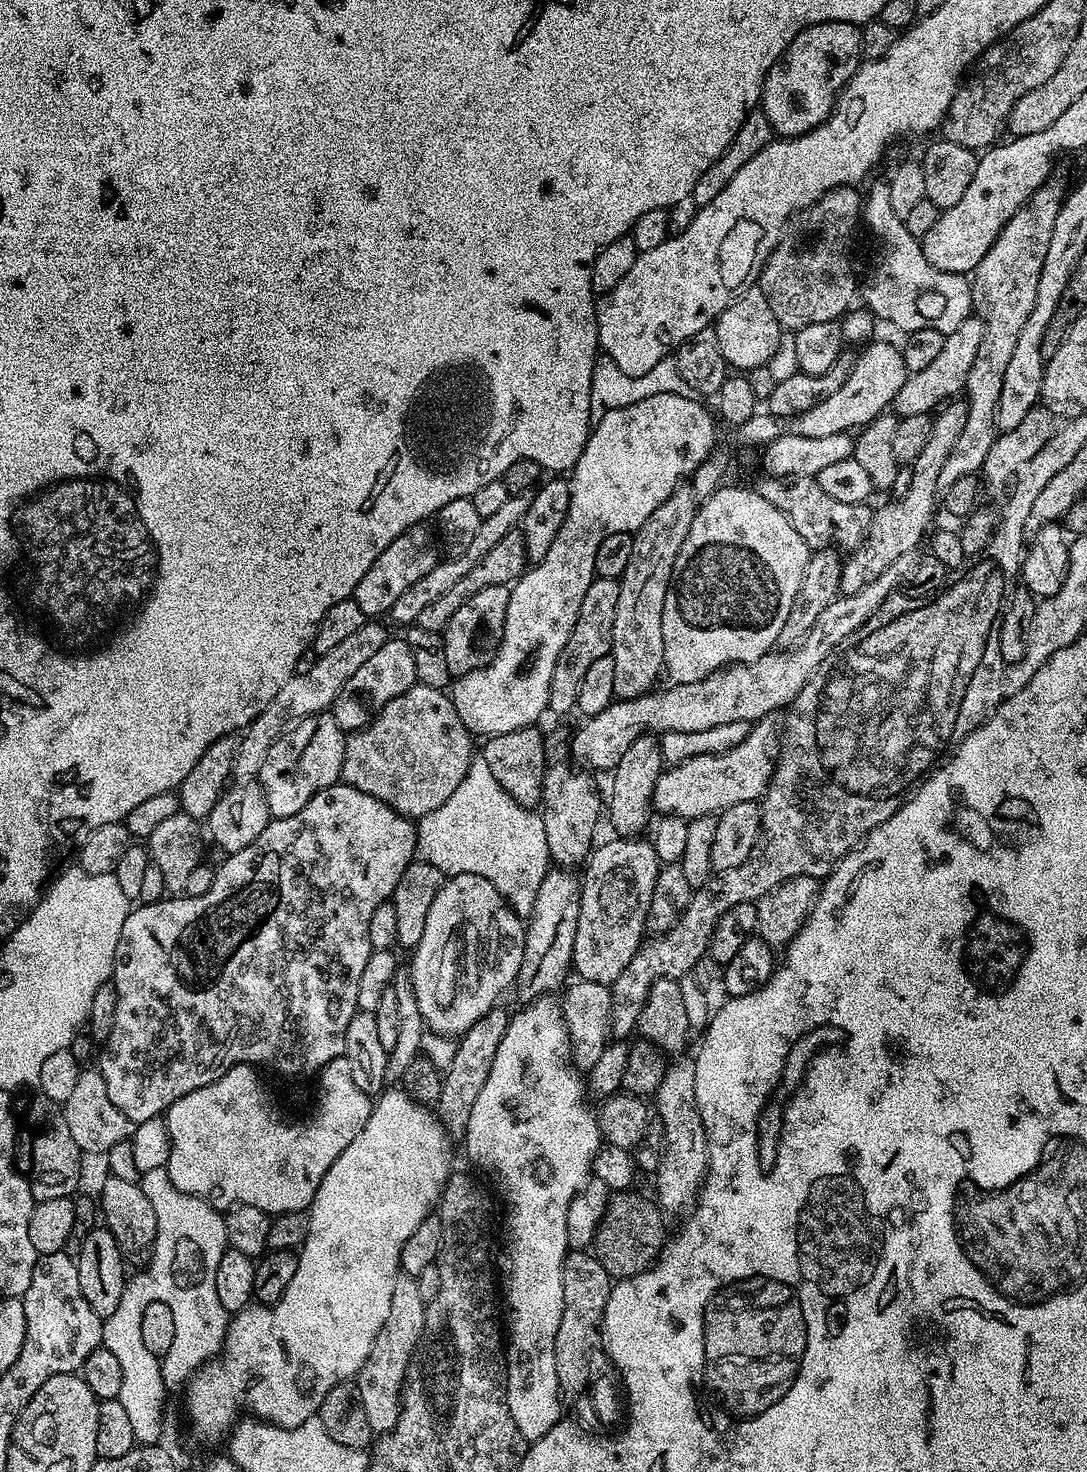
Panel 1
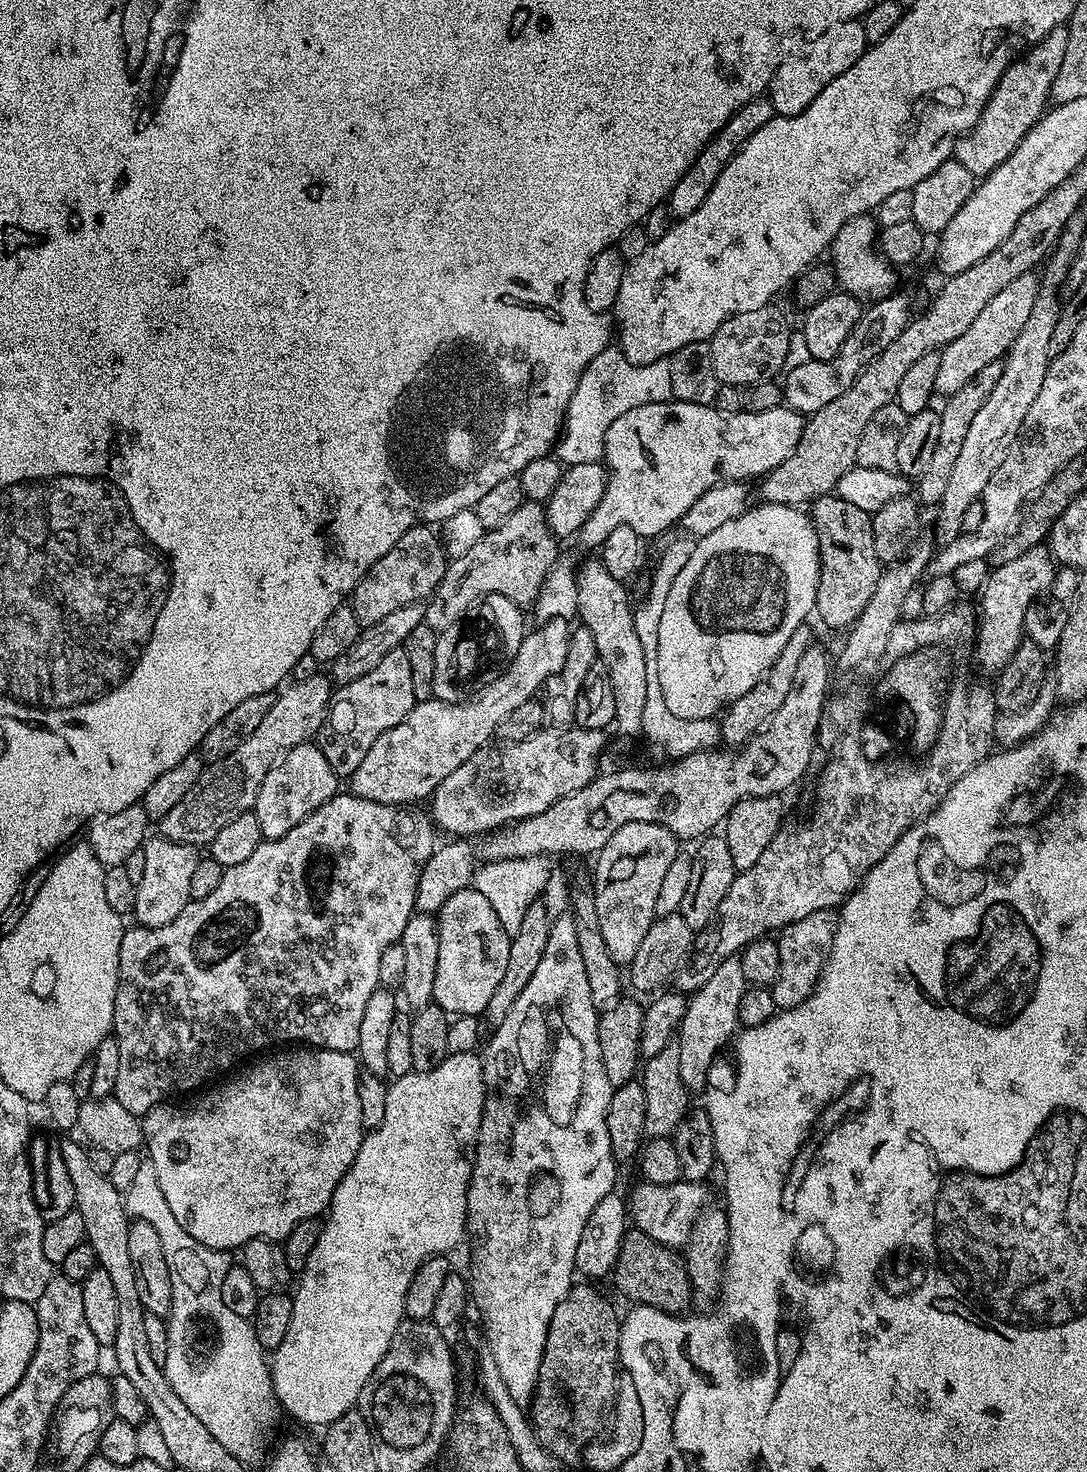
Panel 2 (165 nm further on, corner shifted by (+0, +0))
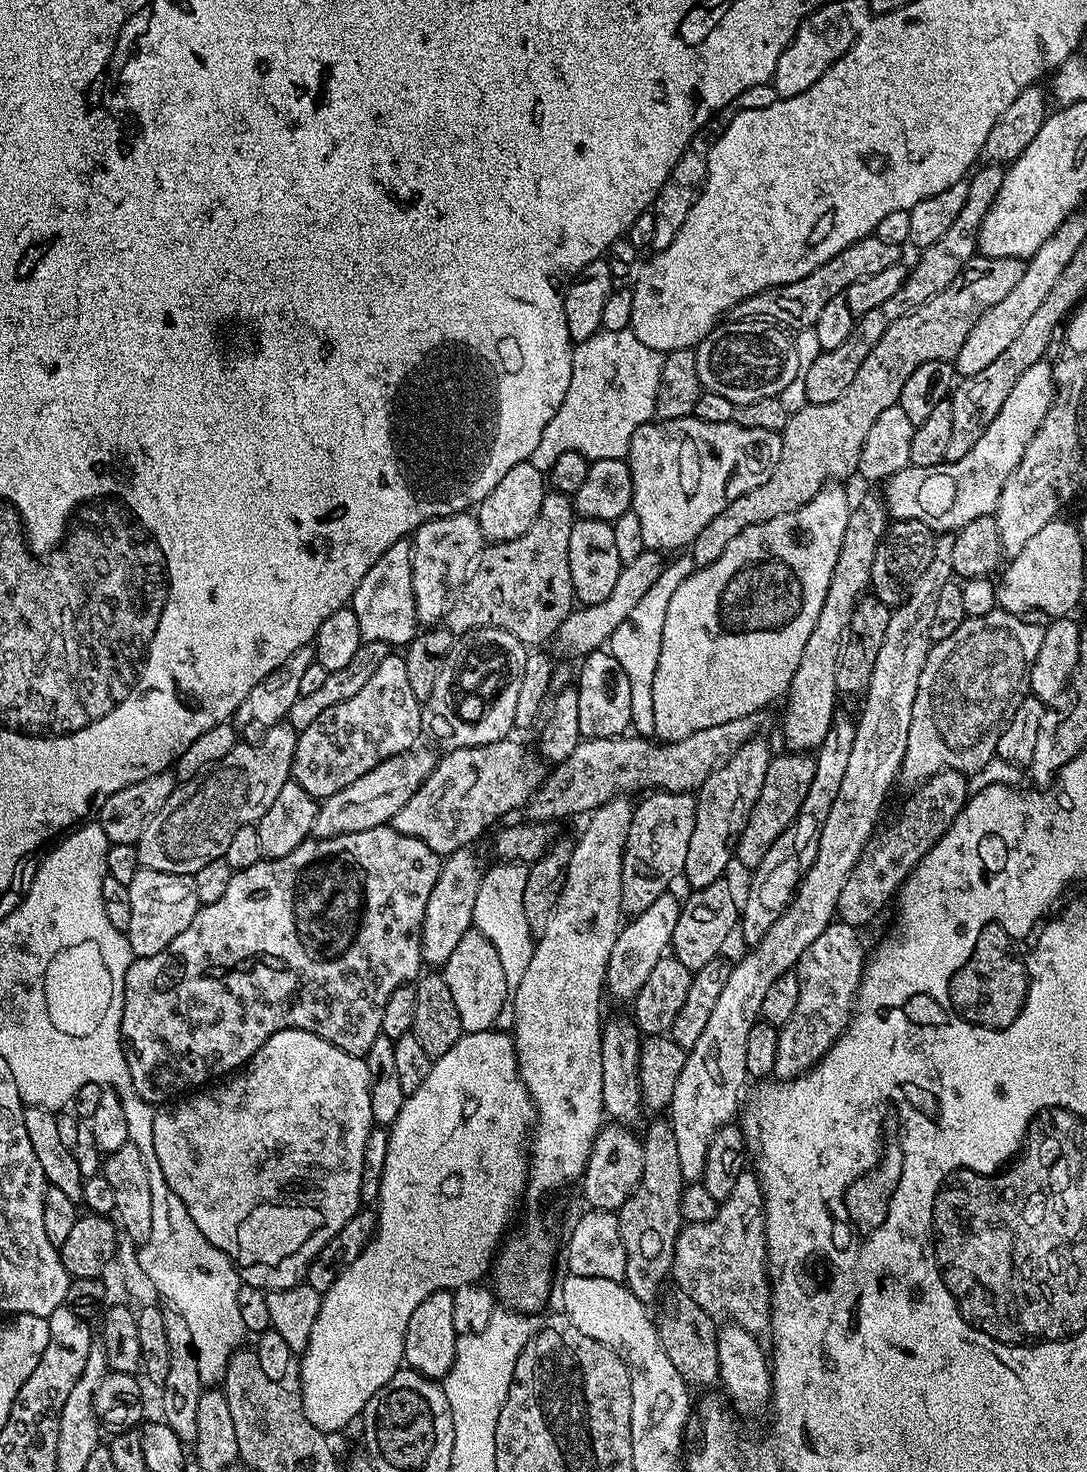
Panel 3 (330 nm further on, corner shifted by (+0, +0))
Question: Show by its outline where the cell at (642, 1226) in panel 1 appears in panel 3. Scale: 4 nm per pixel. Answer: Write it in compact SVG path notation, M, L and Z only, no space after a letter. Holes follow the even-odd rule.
M673 1287L671 1291L665 1291L659 1297L660 1313L655 1313L654 1316L662 1350L666 1350L666 1358L674 1362L678 1374L682 1374L682 1378L689 1386L712 1383L715 1385L720 1378L717 1321L706 1310L702 1310L702 1306L698 1306L698 1302L694 1302L694 1298L690 1298L690 1294L686 1294L681 1288Z

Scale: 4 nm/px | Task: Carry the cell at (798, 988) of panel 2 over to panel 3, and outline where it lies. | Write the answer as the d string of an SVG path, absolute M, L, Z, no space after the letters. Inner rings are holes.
M833 922L806 946L802 958L796 963L795 973L800 983L798 1006L794 1014L778 1028L778 1058L774 1073L780 1080L791 1080L815 1068L828 1053L832 1043L844 1033L854 1011L854 997L860 988L860 975L864 972L866 955L860 945L861 933L849 924Z

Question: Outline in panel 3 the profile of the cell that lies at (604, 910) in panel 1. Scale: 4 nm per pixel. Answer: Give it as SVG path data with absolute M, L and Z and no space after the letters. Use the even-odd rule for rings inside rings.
M653 791L645 795L641 804L632 809L630 834L622 854L622 900L621 909L635 918L641 915L650 902L660 898L673 886L672 879L684 871L686 846L690 834L694 834L696 798L691 792Z

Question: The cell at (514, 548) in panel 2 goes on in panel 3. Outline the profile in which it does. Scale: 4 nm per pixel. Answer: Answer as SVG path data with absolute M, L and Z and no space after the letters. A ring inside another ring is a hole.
M549 491L542 498L542 510L538 510L538 518L534 518L534 526L530 526L530 530L526 530L526 534L522 534L522 538L514 538L510 542L502 542L501 544L488 544L486 548L486 556L488 552L488 560L480 558L475 561L474 567L468 573L468 579L460 585L455 593L454 599L448 605L448 615L446 617L446 627L453 634L469 632L475 628L501 628L510 634L514 634L514 638L518 638L525 646L544 646L544 644L553 639L558 630L558 626L562 626L562 622L572 612L574 607L574 593L572 591L572 583L570 582L570 530L574 523L574 500L573 497L562 494L561 492Z

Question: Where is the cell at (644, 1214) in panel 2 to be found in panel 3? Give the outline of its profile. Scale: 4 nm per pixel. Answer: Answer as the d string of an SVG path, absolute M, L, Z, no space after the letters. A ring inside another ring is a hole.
M745 1170L738 1178L738 1182L734 1182L734 1190L730 1194L728 1200L723 1201L717 1207L714 1218L710 1218L701 1224L685 1223L680 1229L676 1241L674 1242L674 1262L672 1263L671 1279L674 1281L675 1287L681 1288L686 1294L690 1294L690 1298L694 1298L694 1302L698 1302L698 1306L702 1306L702 1310L706 1310L714 1318L721 1318L725 1321L737 1324L739 1328L744 1328L747 1332L753 1334L767 1333L770 1328L772 1319L772 1290L768 1278L768 1247L766 1246L766 1222L764 1221L764 1191L760 1185L760 1180L756 1176L755 1171Z

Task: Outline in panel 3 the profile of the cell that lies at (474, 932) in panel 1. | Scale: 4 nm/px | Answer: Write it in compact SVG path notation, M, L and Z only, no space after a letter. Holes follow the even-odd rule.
M471 930L462 935L449 960L442 965L442 975L446 978L446 986L450 986L454 1007L458 1010L458 1022L462 1022L464 1032L486 1032L497 1027L496 1020L502 1017L502 1006L509 1003L510 989L506 986L506 973L502 971L498 950L494 950L492 943L481 932Z

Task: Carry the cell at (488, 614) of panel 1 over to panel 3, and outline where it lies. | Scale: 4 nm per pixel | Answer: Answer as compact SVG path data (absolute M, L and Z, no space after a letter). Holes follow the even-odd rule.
M475 628L459 633L438 670L430 698L423 701L420 709L423 731L427 735L429 732L444 750L509 739L516 728L514 710L528 654L523 642L501 628Z

